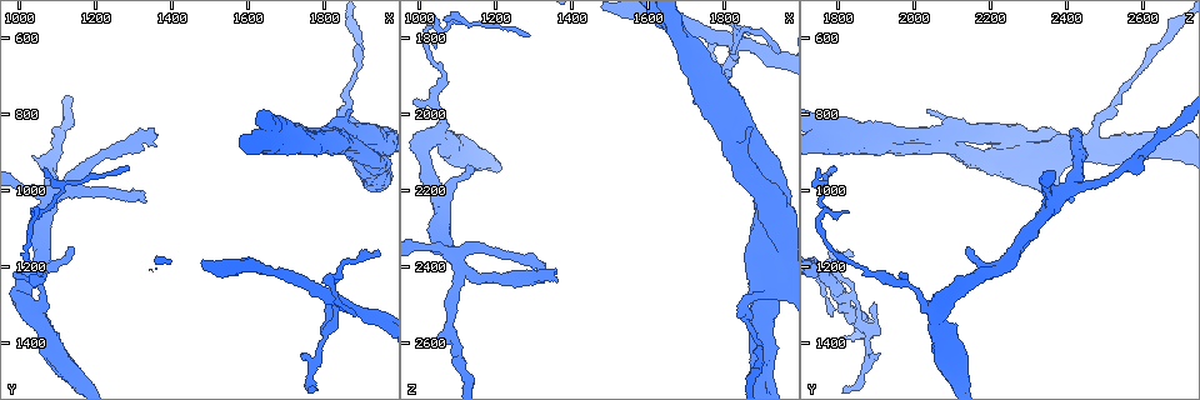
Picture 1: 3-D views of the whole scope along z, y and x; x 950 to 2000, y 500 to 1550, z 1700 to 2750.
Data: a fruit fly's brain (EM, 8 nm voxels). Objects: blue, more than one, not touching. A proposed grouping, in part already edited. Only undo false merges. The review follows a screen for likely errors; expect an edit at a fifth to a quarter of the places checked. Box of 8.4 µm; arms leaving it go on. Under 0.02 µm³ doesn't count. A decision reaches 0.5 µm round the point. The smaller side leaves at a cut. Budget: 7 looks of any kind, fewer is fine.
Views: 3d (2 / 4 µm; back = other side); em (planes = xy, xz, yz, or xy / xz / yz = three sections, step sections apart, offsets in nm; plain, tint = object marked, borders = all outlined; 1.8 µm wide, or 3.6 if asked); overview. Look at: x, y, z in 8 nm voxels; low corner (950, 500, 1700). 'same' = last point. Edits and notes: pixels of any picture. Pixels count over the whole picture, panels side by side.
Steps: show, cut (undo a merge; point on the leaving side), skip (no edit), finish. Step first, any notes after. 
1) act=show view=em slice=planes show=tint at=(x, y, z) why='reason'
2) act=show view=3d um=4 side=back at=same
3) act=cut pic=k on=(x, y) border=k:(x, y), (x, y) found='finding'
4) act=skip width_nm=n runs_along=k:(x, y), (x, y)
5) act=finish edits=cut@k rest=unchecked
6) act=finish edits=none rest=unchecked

act=show view=3d um=2 side=back at=(1830, 1290, 1810) why='three-way junction'

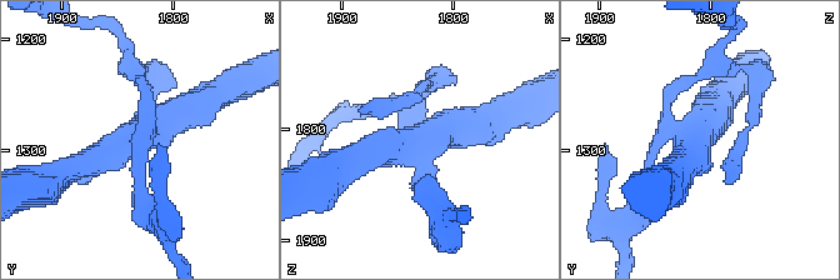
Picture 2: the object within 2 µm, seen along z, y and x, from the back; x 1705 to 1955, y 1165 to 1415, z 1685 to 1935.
act=show view=em slice=yz step=4 show=tint at=(1822, 1286, 1810) why='shape alone is not enough'

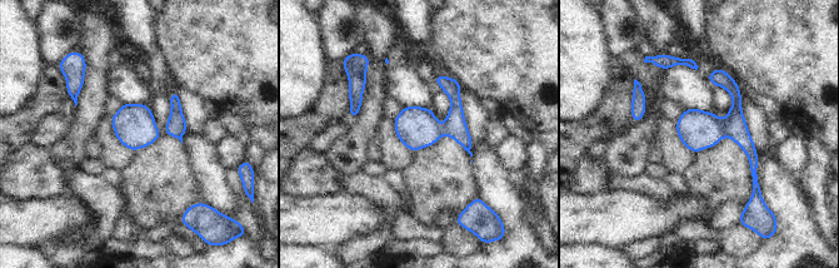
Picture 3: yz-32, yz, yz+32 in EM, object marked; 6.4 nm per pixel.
act=cut pic=3 on=(734, 125) width_nm=260 border=3:(722, 122), (722, 132), (724, 134) found='two neurons meet here'

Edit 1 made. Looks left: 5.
act=show view=overview

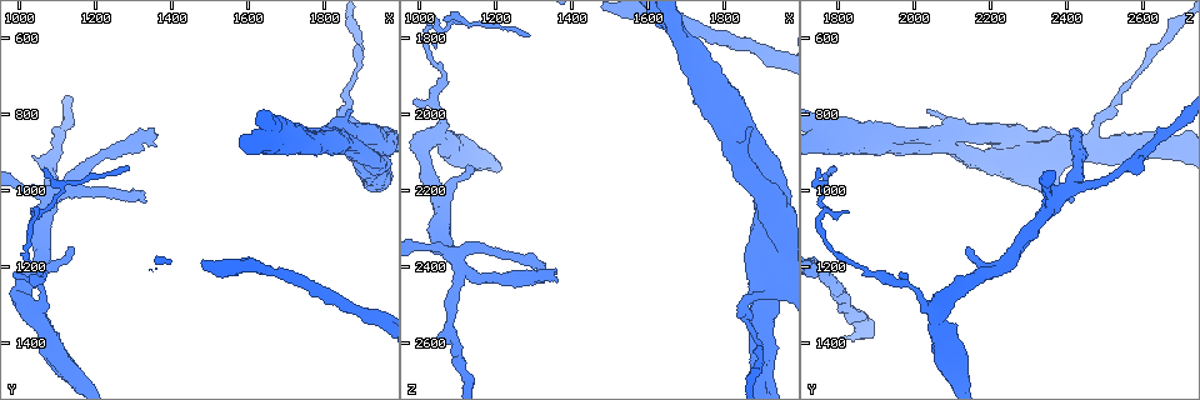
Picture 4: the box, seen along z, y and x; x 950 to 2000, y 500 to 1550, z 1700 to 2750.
act=show view=em um=3.6 slice=xz step=4 show=tint at=(1915, 885, 2445) why='thin arm on a thick one'

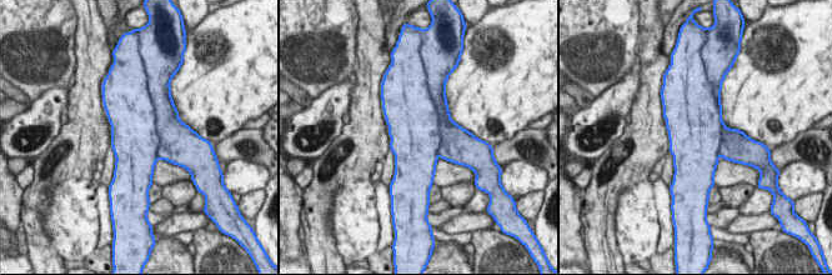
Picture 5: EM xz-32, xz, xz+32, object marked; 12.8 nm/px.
act=show view=em um=3.6 slice=planes show=tint at=same why='another direction'

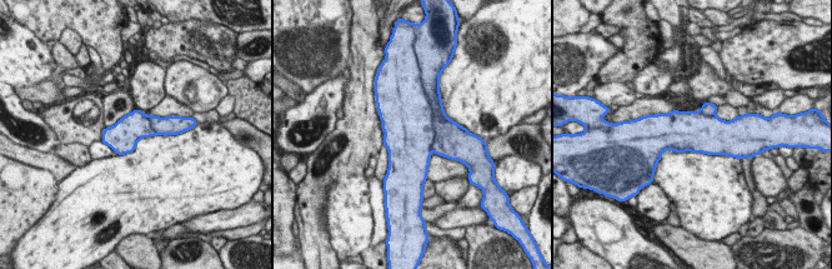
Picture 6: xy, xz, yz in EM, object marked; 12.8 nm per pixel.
act=skip found='continuous, no second neuron'

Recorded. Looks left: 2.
act=show view=3d um=4 side=back at=(1090, 1010, 2385) why='a narrow waist'

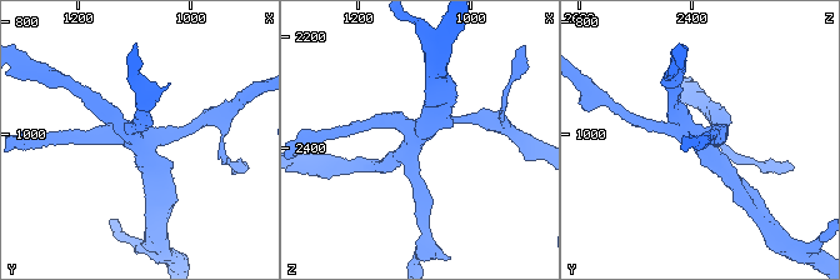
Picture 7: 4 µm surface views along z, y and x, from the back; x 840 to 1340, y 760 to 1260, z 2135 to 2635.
act=show view=em um=3.6 slice=planes show=tint at=(1100, 1015, 2385)

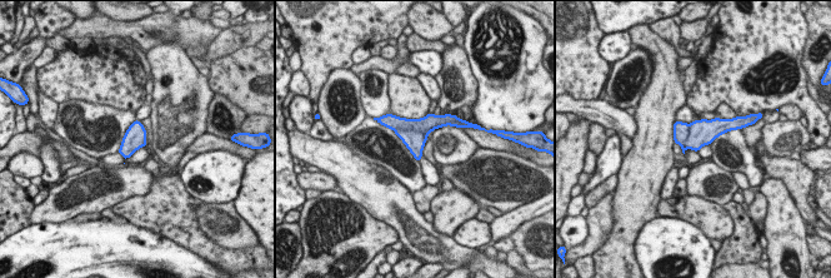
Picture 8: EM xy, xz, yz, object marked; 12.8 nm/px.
act=cut pic=8 on=(426, 124) border=8:(394, 129), (415, 129), (426, 135) found='two neurons meet here'

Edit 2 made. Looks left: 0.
act=finish edits=cut@3,cut@8 rest=unchecked

